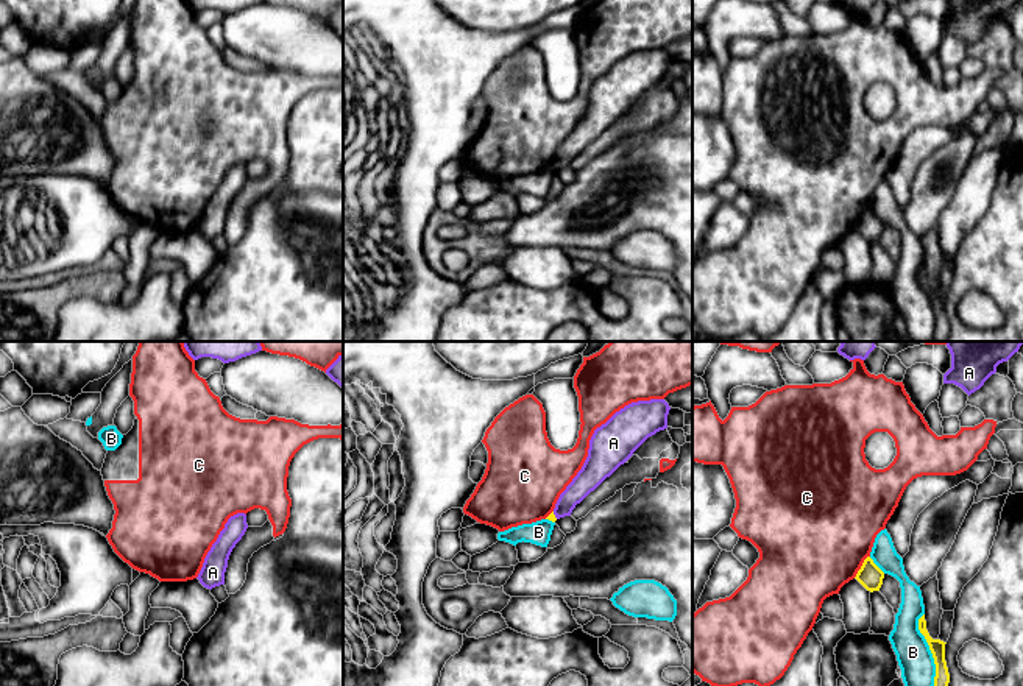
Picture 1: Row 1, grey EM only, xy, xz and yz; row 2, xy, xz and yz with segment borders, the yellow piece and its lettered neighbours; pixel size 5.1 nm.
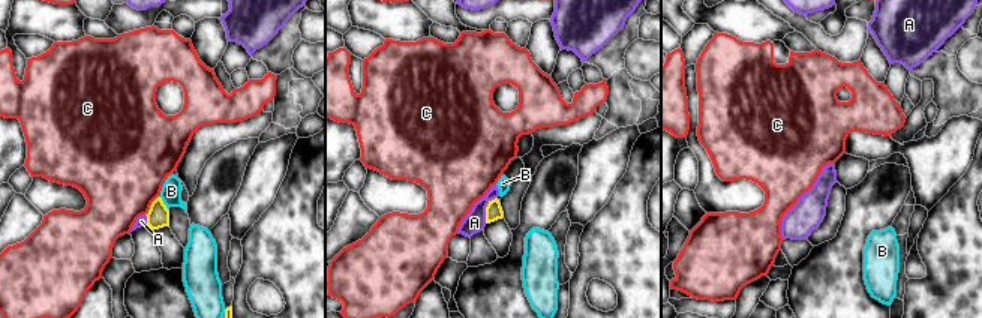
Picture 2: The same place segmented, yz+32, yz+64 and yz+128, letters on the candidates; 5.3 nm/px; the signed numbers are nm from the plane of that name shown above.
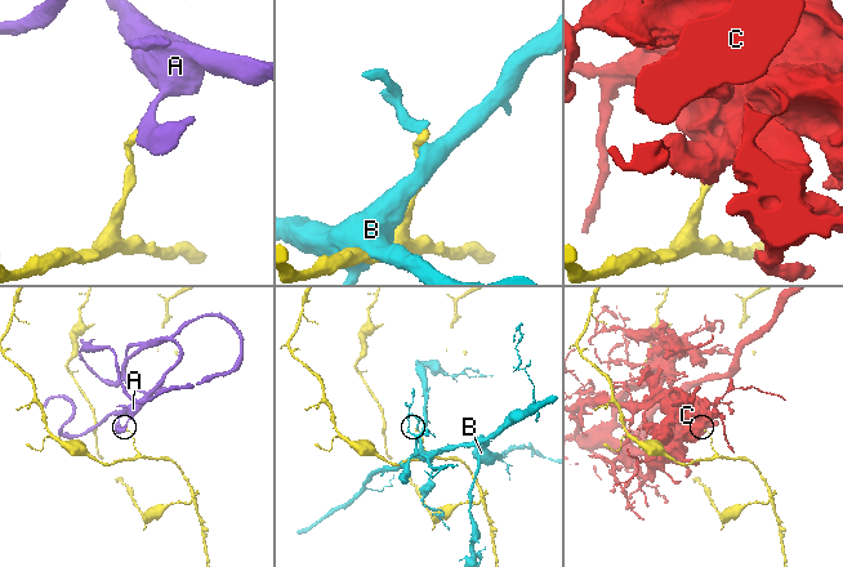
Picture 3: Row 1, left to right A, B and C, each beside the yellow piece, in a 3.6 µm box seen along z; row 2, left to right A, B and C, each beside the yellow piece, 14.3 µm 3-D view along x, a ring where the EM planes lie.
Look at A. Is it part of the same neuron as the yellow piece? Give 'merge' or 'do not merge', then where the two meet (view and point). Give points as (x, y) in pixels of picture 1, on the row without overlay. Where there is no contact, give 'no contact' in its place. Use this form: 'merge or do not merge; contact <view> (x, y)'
do not merge; contact xz (554, 166)

